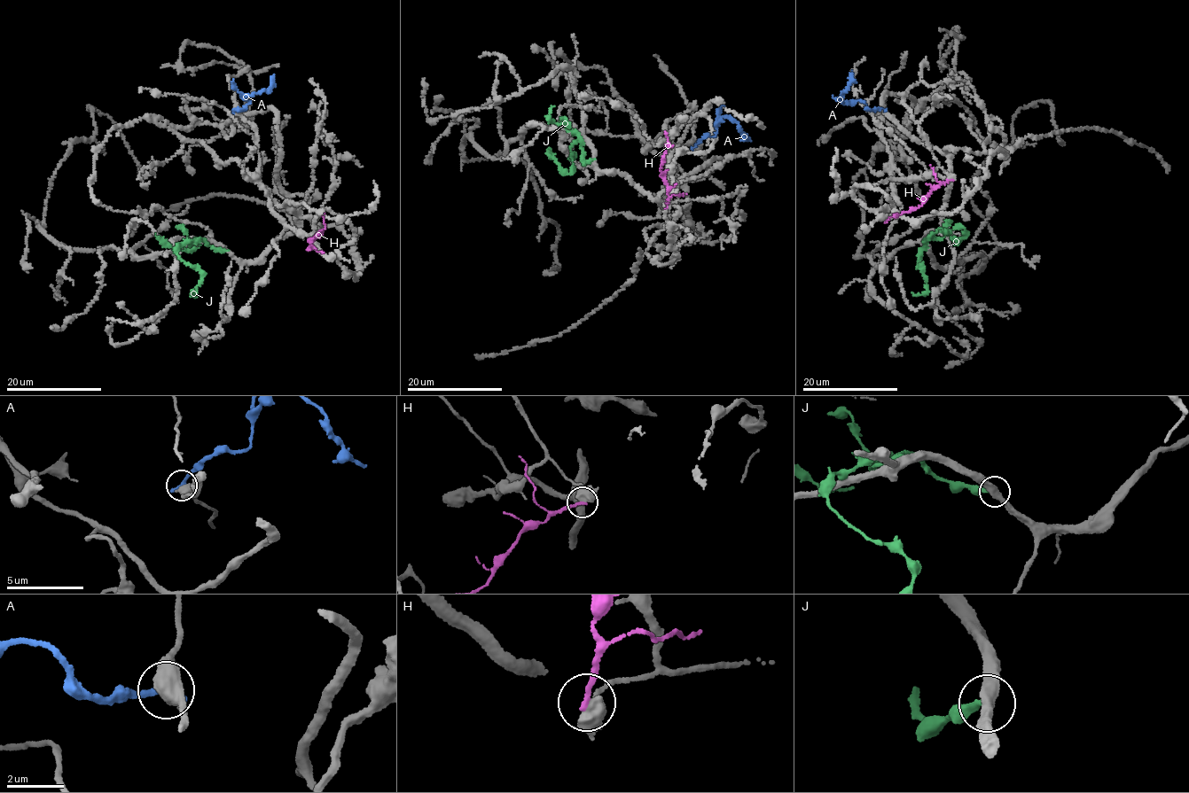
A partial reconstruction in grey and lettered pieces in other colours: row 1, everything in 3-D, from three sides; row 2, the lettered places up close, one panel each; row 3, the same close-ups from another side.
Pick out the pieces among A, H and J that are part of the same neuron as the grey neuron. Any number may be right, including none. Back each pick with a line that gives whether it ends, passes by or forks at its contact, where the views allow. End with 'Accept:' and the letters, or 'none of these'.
Accept: none of these

